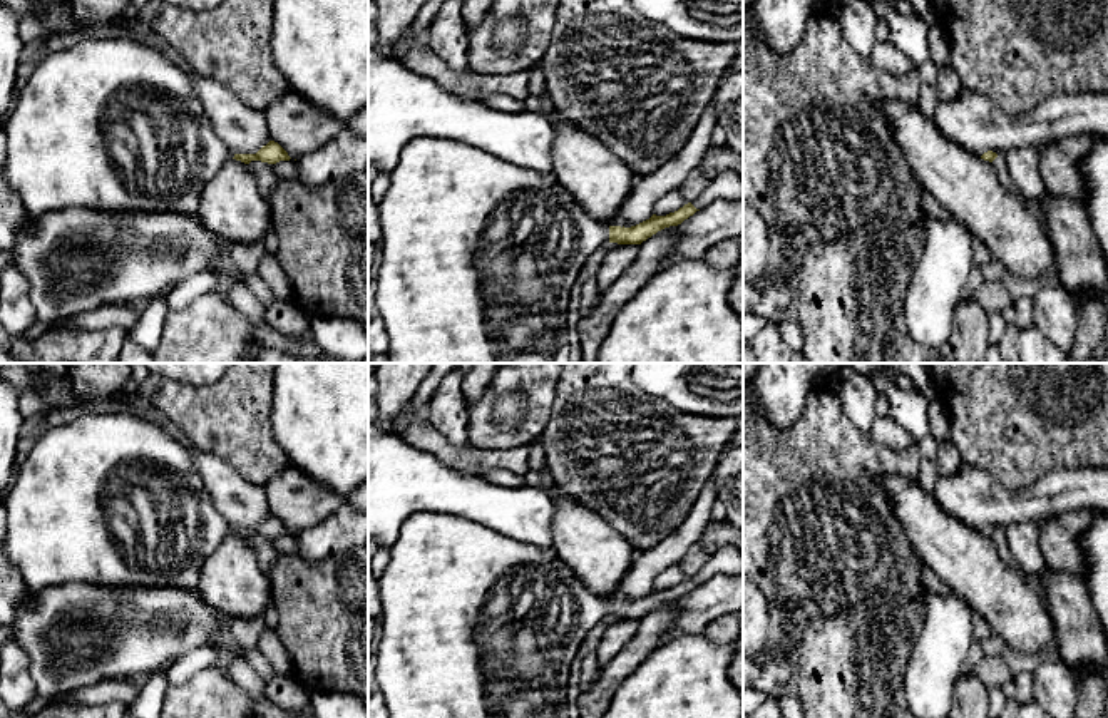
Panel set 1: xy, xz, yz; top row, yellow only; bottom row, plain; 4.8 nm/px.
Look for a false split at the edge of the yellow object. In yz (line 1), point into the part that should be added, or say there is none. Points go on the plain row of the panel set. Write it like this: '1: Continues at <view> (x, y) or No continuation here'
1: No continuation here

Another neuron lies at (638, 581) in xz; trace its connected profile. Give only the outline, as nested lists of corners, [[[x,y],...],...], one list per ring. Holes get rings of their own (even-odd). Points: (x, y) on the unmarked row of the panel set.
[[[711,475],[681,527],[654,547],[636,554],[631,569],[623,576],[609,601],[631,603],[649,594],[654,589],[656,577],[668,567],[680,564],[688,549],[700,542],[706,526],[711,522],[711,505],[716,499]]]

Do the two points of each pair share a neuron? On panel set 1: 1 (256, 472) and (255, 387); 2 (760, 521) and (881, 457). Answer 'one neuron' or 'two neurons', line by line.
1: one neuron
2: one neuron

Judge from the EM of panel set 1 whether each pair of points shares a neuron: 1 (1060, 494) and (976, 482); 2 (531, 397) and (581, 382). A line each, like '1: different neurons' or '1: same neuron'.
1: same neuron
2: different neurons

